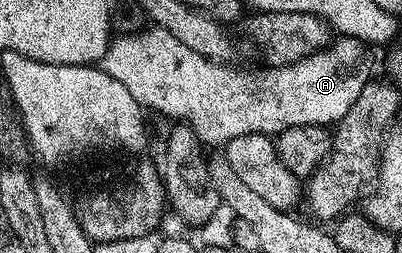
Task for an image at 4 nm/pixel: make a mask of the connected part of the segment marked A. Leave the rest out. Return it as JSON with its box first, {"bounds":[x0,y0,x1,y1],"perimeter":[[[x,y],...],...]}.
{"bounds":[99,25,374,145],"perimeter":[[[156,25],[146,26],[144,31],[137,31],[133,35],[118,34],[116,38],[110,42],[105,56],[99,60],[101,70],[106,71],[111,77],[115,77],[115,81],[119,81],[119,85],[127,88],[127,93],[131,93],[131,97],[135,97],[135,101],[141,104],[142,108],[148,109],[150,112],[158,111],[161,115],[166,115],[169,119],[177,119],[184,126],[189,127],[197,136],[201,138],[202,144],[218,143],[224,145],[231,142],[235,137],[243,137],[247,133],[255,133],[256,135],[276,136],[277,132],[294,127],[295,125],[336,125],[340,120],[347,116],[351,105],[359,98],[359,93],[363,92],[363,87],[374,78],[373,73],[373,51],[374,48],[370,44],[359,41],[358,39],[347,39],[337,37],[330,42],[329,46],[323,51],[317,51],[311,57],[301,59],[297,63],[290,63],[288,67],[269,67],[265,71],[232,71],[229,65],[221,61],[205,59],[199,53],[195,53],[195,49],[187,49],[187,45],[183,45],[183,41],[179,41],[179,37],[175,37],[171,33],[167,33],[167,29]]]}

